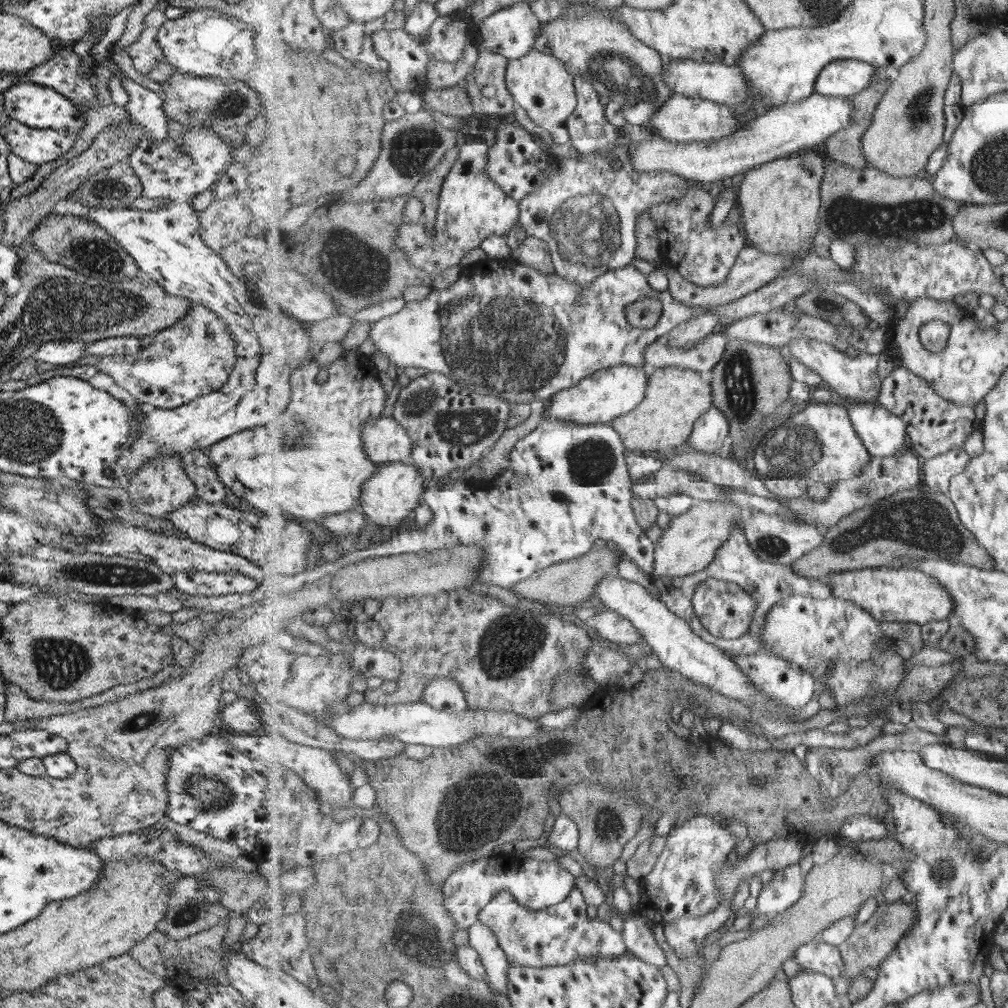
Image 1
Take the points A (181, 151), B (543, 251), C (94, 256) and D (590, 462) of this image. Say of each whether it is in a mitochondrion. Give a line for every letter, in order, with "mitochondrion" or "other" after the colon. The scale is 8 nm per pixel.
A: mitochondrion
B: mitochondrion
C: mitochondrion
D: mitochondrion

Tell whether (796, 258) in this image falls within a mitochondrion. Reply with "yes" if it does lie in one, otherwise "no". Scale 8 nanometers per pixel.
no

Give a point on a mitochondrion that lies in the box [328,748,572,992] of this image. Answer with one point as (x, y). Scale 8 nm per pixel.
(424, 933)

